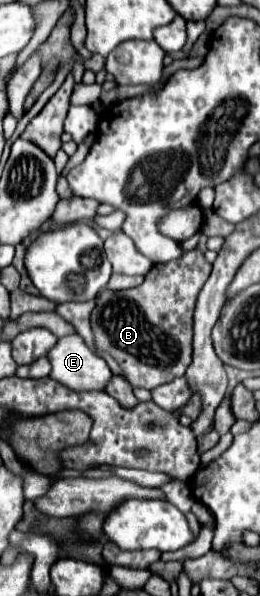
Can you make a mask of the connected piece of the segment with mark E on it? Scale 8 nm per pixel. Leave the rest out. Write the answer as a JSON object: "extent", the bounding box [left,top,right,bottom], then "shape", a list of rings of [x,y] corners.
{"extent":[47,334,111,390],"shape":[[[79,334],[59,338],[47,358],[53,366],[49,376],[71,390],[105,390],[111,378],[107,362]]]}

